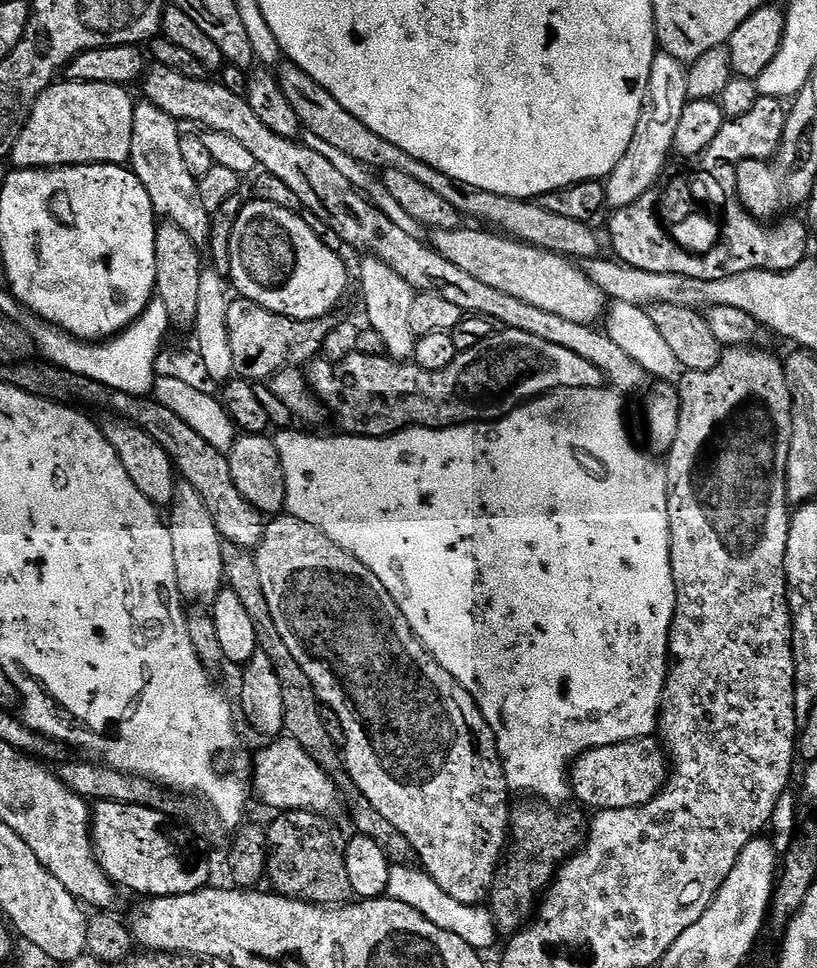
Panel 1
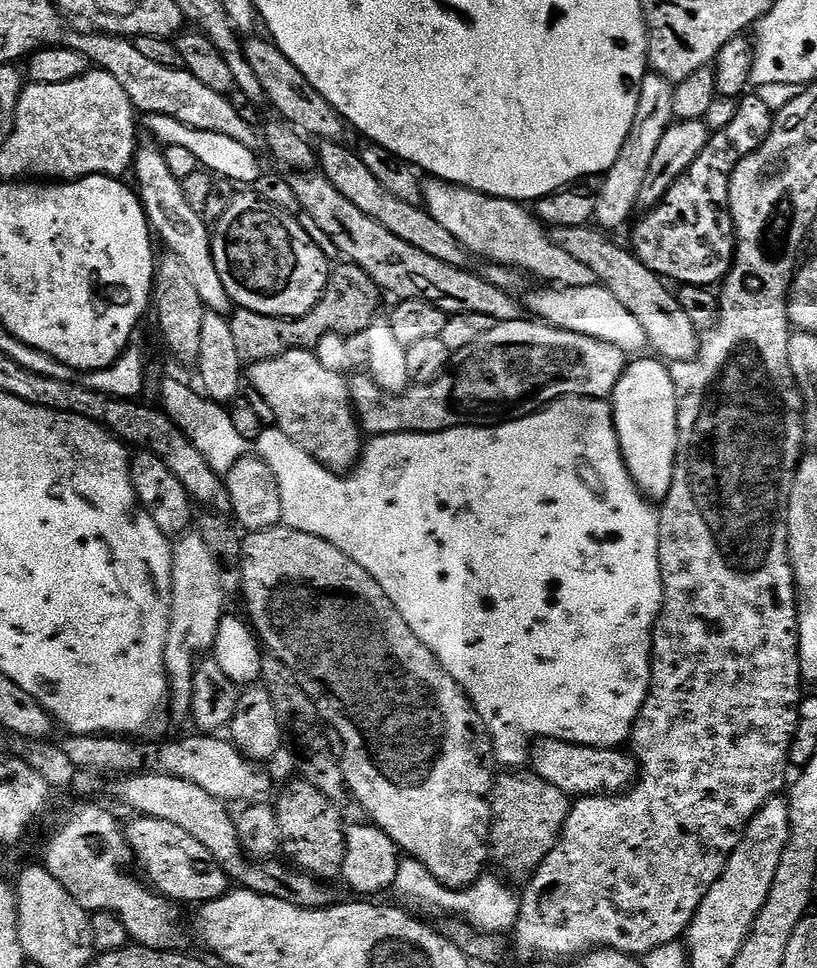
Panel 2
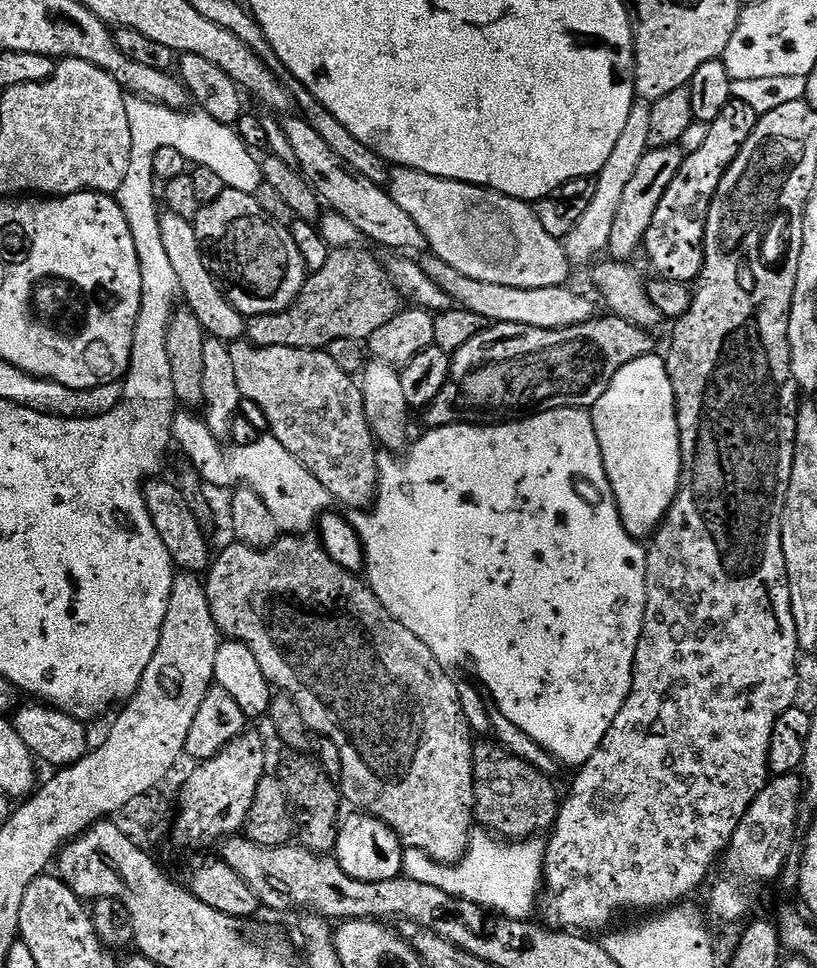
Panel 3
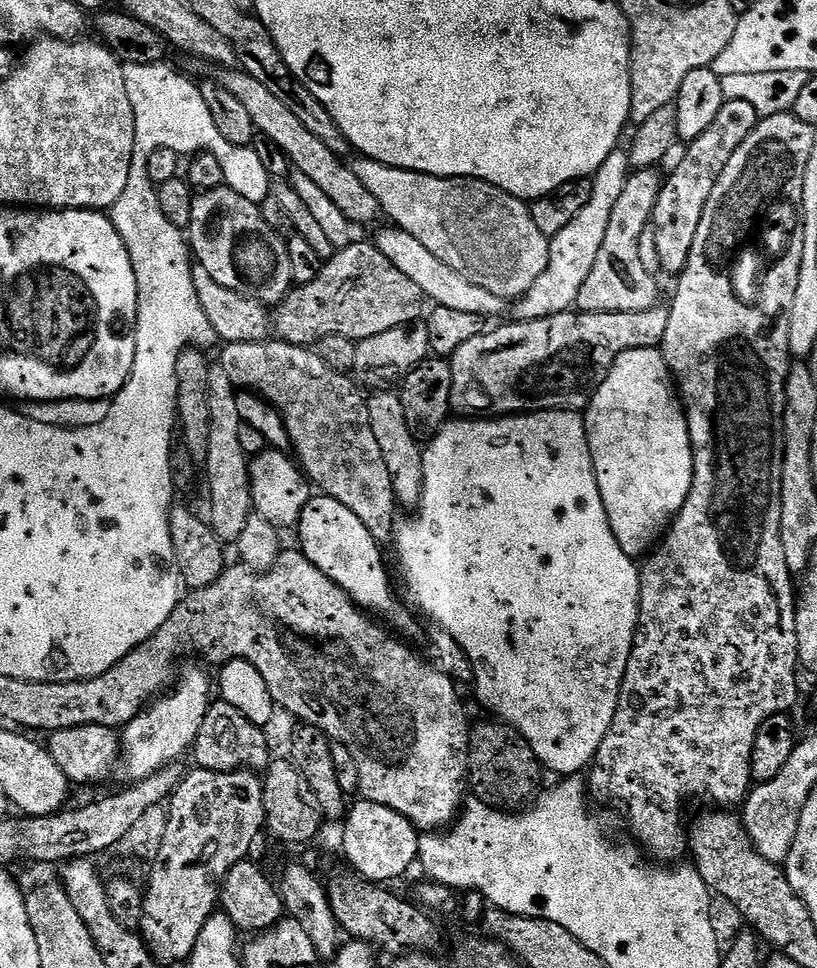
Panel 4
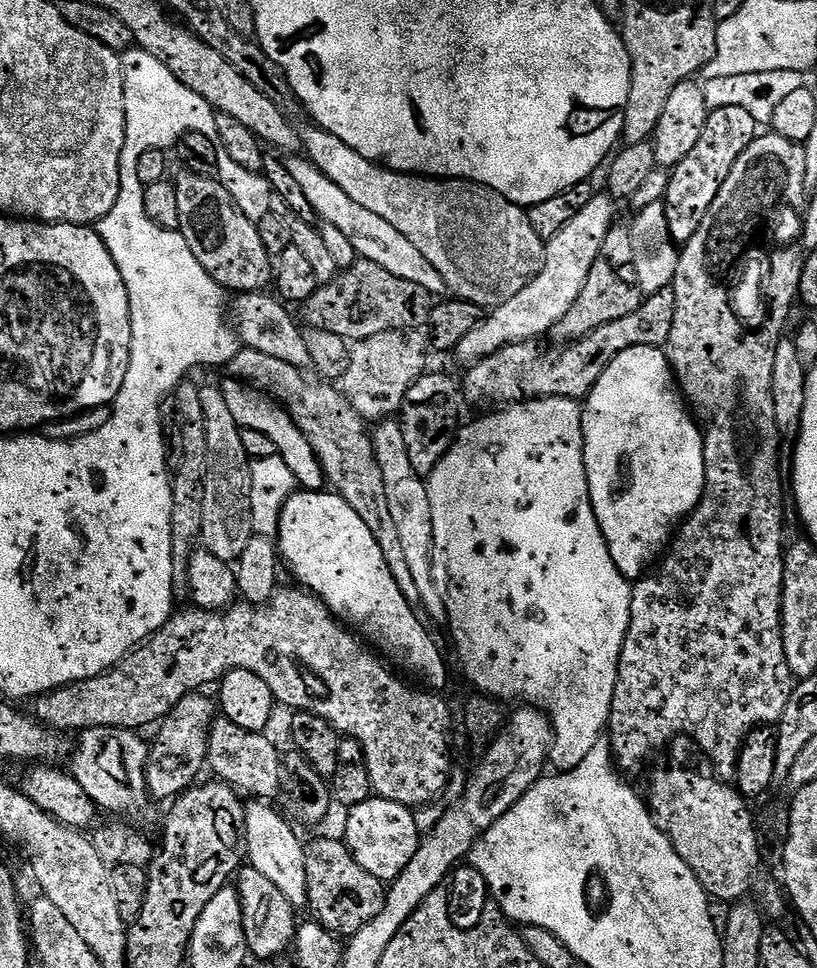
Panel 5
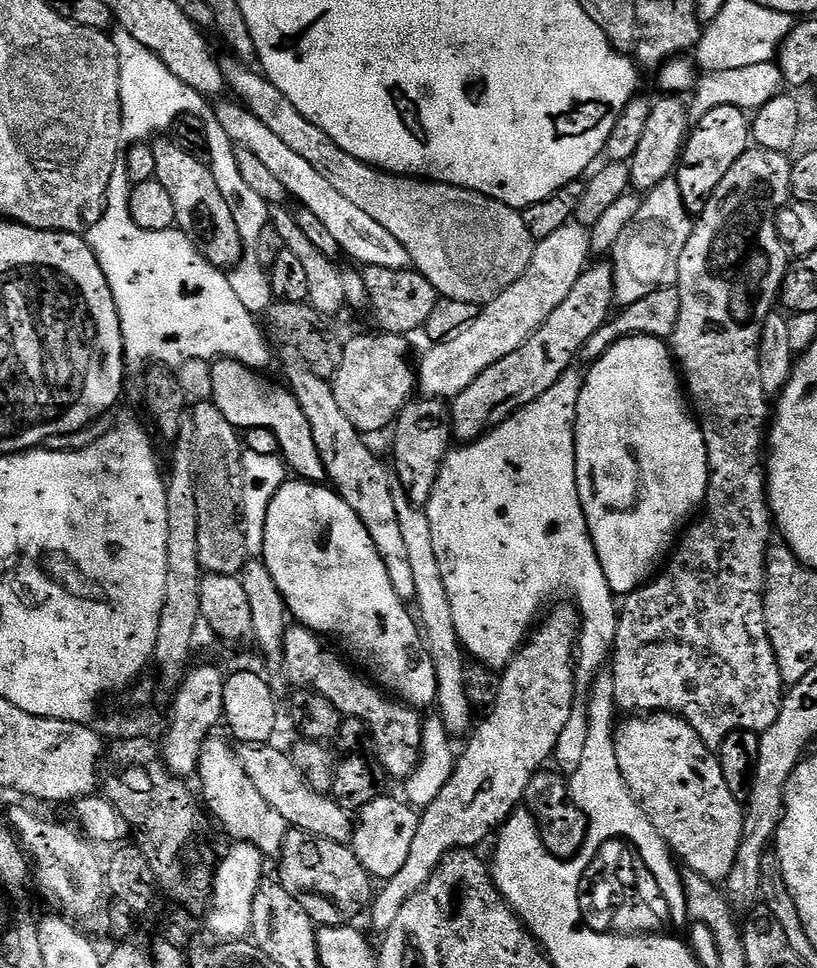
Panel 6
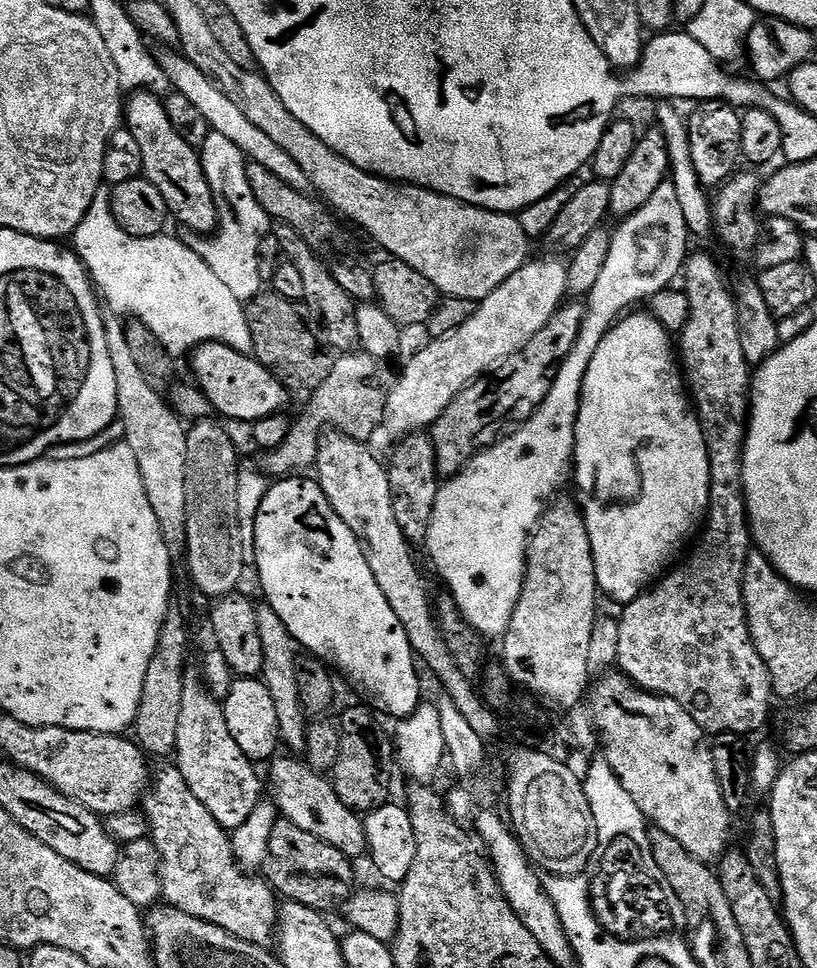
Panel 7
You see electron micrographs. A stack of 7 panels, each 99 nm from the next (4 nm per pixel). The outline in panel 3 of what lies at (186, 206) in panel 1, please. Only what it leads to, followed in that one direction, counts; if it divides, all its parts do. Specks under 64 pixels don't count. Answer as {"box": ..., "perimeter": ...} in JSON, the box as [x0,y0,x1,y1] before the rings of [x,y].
{"box":[160,211,246,342],"perimeter":[[[165,211],[160,218],[162,244],[166,246],[166,254],[170,257],[174,274],[178,274],[180,296],[183,303],[202,322],[205,333],[211,339],[225,342],[243,340],[246,336],[246,317],[234,307],[224,296],[220,283],[210,274],[204,259],[204,251],[200,249],[195,223],[178,214]]]}

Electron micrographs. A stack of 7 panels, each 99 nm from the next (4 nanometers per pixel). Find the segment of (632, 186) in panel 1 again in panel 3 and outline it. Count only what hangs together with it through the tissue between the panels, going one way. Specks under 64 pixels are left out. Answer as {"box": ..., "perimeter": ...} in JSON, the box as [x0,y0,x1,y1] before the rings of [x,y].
{"box":[562,102,652,266],"perimeter":[[[637,102],[632,105],[630,118],[626,118],[626,127],[618,137],[618,143],[606,158],[606,166],[595,177],[596,189],[594,198],[590,198],[590,206],[586,206],[586,214],[578,218],[578,226],[570,230],[562,243],[564,252],[573,265],[579,266],[591,258],[595,252],[603,253],[610,242],[610,230],[614,230],[614,218],[618,218],[618,210],[622,206],[622,194],[626,194],[626,186],[630,178],[634,178],[634,170],[638,170],[638,162],[648,153],[650,142],[650,116],[652,109],[647,103]]]}

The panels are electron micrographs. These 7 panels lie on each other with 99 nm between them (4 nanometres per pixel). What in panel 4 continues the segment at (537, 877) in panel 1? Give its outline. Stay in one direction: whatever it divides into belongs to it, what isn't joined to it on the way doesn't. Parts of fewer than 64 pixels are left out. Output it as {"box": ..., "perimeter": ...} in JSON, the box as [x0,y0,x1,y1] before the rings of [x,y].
{"box":[468,718,541,810],"perimeter":[[[488,718],[485,724],[471,725],[468,733],[470,788],[471,791],[473,788],[474,796],[485,804],[501,810],[512,810],[517,806],[527,805],[538,792],[536,783],[540,780],[539,763],[541,764],[538,753],[511,724]]]}

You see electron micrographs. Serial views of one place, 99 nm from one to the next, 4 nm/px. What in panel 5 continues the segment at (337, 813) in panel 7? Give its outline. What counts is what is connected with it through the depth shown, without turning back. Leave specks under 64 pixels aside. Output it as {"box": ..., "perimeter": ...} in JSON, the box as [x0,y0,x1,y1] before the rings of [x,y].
{"box":[207,718,282,798],"perimeter":[[[218,718],[208,735],[207,767],[217,781],[232,785],[241,793],[249,792],[252,798],[272,798],[282,788],[282,756],[259,732],[247,732],[229,720]]]}

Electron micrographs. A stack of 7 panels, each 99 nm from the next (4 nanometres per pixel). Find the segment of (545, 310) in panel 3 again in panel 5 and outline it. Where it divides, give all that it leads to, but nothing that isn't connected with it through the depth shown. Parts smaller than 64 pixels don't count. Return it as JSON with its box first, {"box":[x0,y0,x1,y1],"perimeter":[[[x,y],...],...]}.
{"box":[285,154,447,296],"perimeter":[[[294,154],[285,159],[287,169],[297,180],[298,186],[302,189],[302,194],[310,201],[317,217],[323,222],[328,222],[339,228],[351,242],[356,254],[363,260],[372,261],[389,270],[390,274],[395,274],[398,278],[415,282],[418,286],[425,286],[426,290],[433,296],[445,295],[447,288],[445,280],[438,270],[426,261],[426,258],[418,251],[412,242],[404,234],[395,230],[390,222],[371,213],[366,207],[361,206],[354,199],[347,197],[345,193],[330,178],[326,178],[312,161],[300,154]]]}

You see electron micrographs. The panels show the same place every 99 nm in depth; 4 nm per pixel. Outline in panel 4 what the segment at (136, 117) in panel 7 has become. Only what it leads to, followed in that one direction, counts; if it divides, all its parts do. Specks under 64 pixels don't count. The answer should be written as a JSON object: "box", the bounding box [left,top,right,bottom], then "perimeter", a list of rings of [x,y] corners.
{"box":[186,188,294,306],"perimeter":[[[215,188],[209,192],[200,192],[192,201],[190,222],[186,229],[186,243],[194,257],[195,263],[218,282],[218,286],[226,286],[226,290],[234,290],[251,300],[257,300],[265,306],[275,306],[292,291],[294,285],[291,274],[291,260],[285,237],[270,226],[266,226],[266,218],[262,218],[260,206],[254,202],[246,202],[242,194],[234,194],[229,188]]]}

